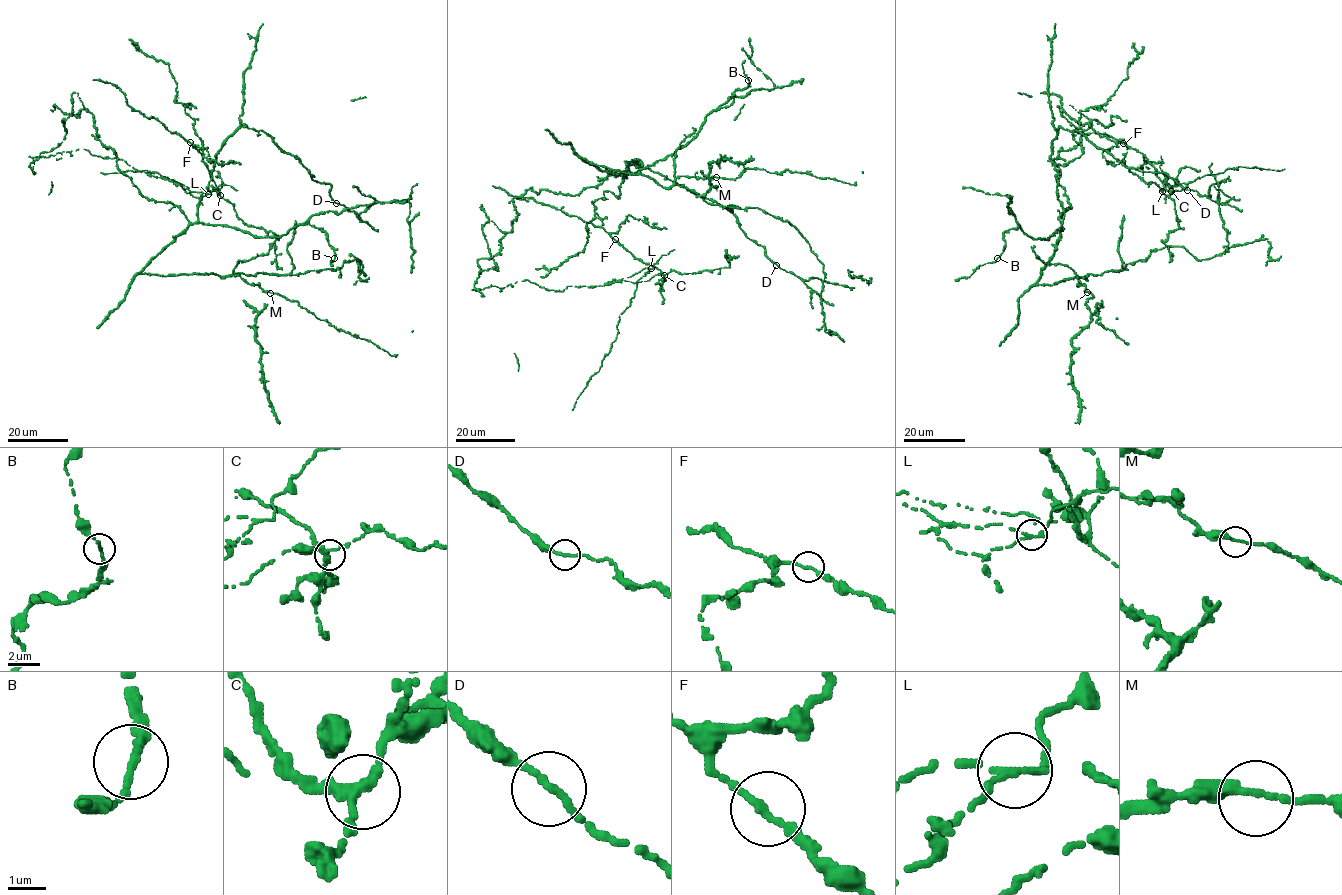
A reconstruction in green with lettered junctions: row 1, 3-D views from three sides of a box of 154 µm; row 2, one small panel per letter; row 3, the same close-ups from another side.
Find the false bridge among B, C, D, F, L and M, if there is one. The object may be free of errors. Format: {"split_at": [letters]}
{"split_at": ["L"]}

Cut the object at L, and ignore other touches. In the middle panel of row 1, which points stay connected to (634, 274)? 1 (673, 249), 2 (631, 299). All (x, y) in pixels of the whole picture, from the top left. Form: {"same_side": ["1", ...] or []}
{"same_side": []}

